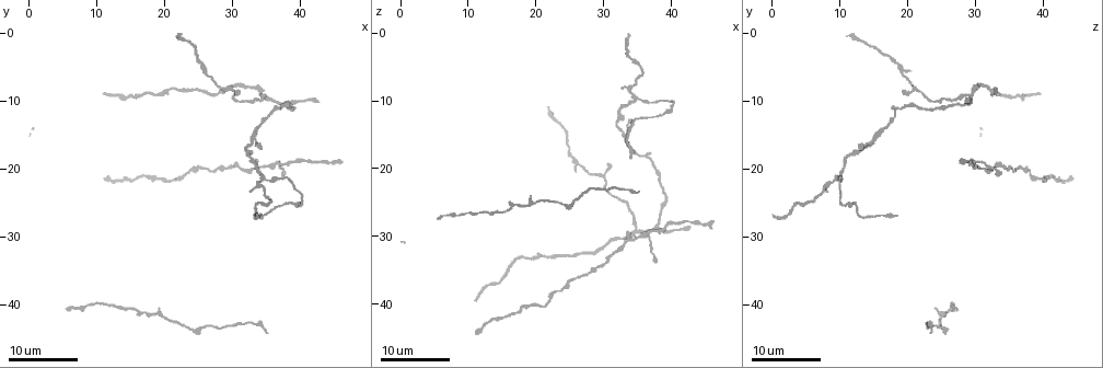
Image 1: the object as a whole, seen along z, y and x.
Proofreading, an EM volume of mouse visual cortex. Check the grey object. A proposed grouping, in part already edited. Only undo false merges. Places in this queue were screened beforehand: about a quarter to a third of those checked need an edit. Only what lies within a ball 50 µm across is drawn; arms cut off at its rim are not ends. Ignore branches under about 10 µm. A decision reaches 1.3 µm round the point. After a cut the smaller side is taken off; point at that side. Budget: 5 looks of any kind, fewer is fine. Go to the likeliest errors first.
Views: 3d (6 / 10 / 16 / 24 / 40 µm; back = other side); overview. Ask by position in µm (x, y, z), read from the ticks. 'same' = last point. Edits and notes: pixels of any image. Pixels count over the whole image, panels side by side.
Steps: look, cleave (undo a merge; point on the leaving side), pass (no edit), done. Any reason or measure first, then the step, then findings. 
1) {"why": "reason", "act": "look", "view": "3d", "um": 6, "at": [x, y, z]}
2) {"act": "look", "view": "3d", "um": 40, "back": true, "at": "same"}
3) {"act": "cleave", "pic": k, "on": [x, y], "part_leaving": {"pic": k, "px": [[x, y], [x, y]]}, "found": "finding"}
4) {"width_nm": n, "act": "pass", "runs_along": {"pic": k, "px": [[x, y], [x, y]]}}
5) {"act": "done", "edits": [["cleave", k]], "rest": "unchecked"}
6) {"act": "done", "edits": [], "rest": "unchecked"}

{"why": "three-way junction", "act": "look", "view": "3d", "um": 24, "at": [35.0, 21.5, 9.5]}

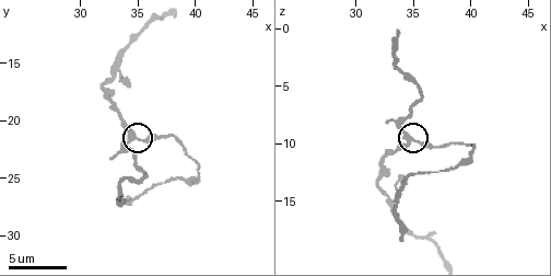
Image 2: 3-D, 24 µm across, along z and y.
{"act": "look", "view": "3d", "um": 6, "at": [34.8, 21.4, 9.6]}

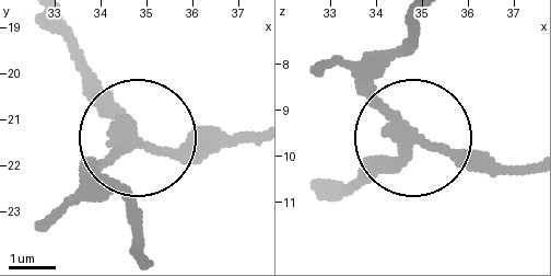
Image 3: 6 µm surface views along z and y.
{"width_nm": 280, "act": "pass", "runs_along": {"pic": 3, "px": [[73, 46], [125, 136], [66, 203]]}, "found": "one neuron here"}

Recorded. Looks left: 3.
{"why": "three arms meet", "act": "look", "view": "3d", "um": 24, "at": [34.5, 9.0, 29.5]}

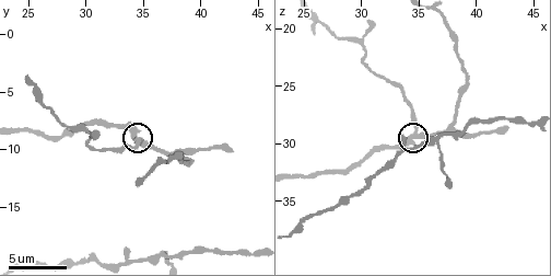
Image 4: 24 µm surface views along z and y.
{"why": "zoom in", "act": "look", "view": "3d", "um": 6, "at": "same"}

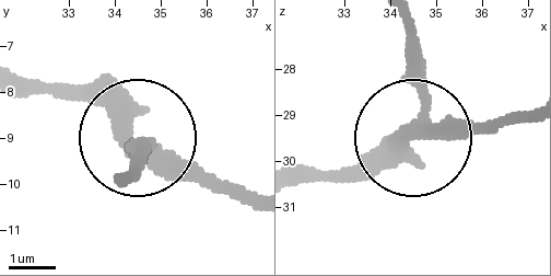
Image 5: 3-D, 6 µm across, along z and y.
{"width_nm": 310, "act": "pass", "runs_along": {"pic": 5, "px": [[527, 111], [413, 127], [421, 53], [410, 21]]}, "found": "continuous, no second neuron"}

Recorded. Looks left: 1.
{"act": "done", "edits": [], "rest": "unchecked"}

